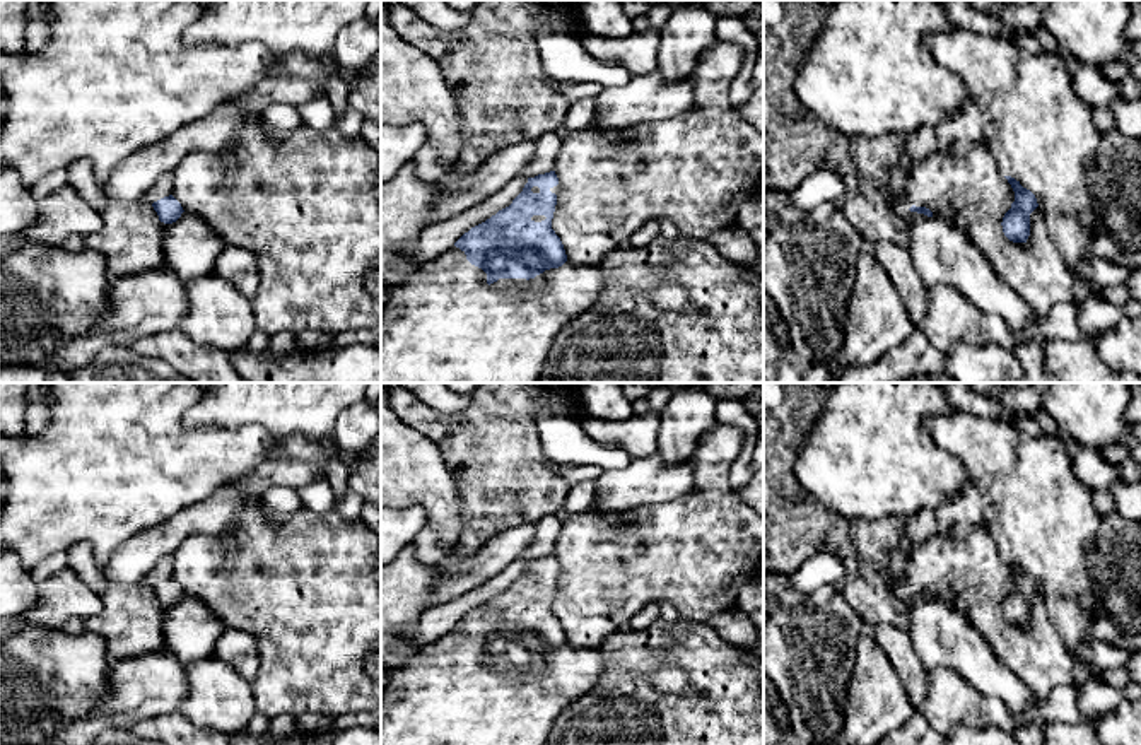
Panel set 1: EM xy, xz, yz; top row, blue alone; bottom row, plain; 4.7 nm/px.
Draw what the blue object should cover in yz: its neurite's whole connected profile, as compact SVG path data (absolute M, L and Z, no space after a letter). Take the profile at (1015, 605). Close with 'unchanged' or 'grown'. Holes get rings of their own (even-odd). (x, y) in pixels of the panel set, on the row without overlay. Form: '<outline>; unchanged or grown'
M958 410L926 419L926 429L941 449L963 463L986 501L986 530L1015 574L1015 584L1001 605L1004 619L1027 625L1030 596L1039 590L1069 651L1091 642L1090 625L1103 617L1098 605L1102 588L1090 574L1090 554L1102 516L1095 509L1093 490L1073 472L1064 441L1045 432L1030 437L1006 420Z; grown

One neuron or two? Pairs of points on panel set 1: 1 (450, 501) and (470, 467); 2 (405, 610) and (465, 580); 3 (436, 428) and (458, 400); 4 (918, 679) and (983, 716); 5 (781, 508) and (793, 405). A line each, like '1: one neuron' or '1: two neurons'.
1: two neurons
2: two neurons
3: two neurons
4: two neurons
5: one neuron

